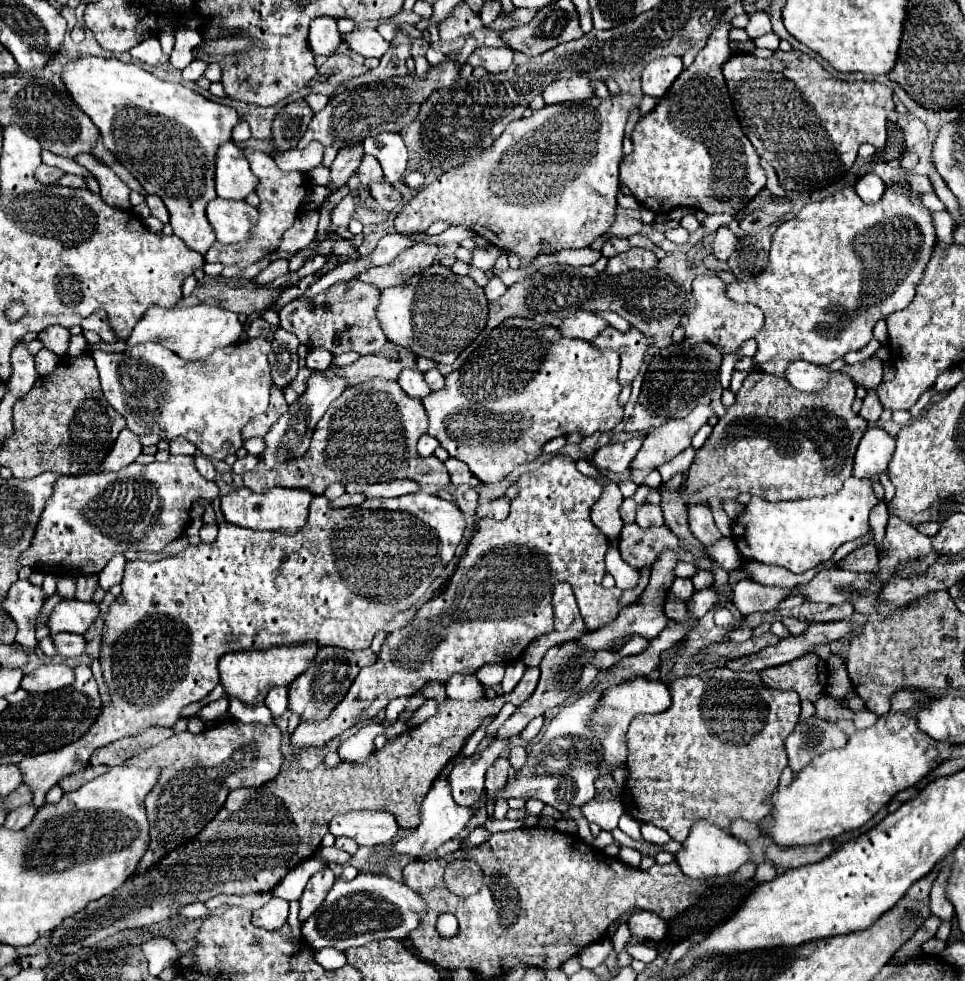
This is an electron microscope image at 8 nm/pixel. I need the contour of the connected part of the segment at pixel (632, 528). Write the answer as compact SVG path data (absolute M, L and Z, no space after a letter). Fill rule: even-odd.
M626 524L620 532L620 554L622 560L632 568L652 566L666 550L678 552L678 560L696 568L696 556L680 546L678 538L670 532L668 526L660 526L658 530L642 530L638 524Z

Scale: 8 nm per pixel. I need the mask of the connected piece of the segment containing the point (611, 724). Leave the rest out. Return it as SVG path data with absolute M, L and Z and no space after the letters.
M636 678L636 680L624 682L622 686L612 686L604 694L604 698L596 710L596 716L592 720L592 726L594 726L594 734L598 734L598 740L604 746L606 762L610 764L610 768L620 768L626 764L626 756L628 756L626 730L628 730L628 724L632 722L632 718L638 714L660 714L670 708L670 702L672 702L672 696L668 694L666 684L660 680L656 680L656 682L648 680L648 678Z

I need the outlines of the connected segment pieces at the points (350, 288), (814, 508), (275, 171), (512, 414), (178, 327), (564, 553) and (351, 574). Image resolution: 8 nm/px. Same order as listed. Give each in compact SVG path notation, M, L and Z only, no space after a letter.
M338 282L330 286L326 292L320 292L308 300L292 300L280 310L280 324L284 330L292 332L300 344L308 348L326 348L332 354L358 352L370 354L374 350L382 350L386 336L376 318L376 306L380 302L380 290L362 282Z
M854 476L846 480L840 492L822 498L768 502L752 496L750 504L734 524L732 540L744 560L778 564L800 574L824 560L830 560L836 548L844 542L864 536L870 530L868 514L876 504L878 498L872 490L872 480L862 482Z
M246 148L244 150L254 174L260 178L260 184L258 184L258 190L256 194L260 196L260 218L258 218L258 226L252 230L250 238L246 242L240 242L240 244L220 244L220 242L214 242L214 246L208 250L208 254L204 256L206 262L220 262L224 266L240 266L240 268L246 268L254 262L258 262L262 256L266 256L268 252L272 252L278 244L280 244L280 238L282 234L294 224L298 212L300 212L300 206L302 206L302 200L308 192L308 186L310 186L310 180L304 172L282 172L274 158L270 154L264 154L260 150L250 150Z
M512 318L506 320L502 326L496 328L494 338L486 340L484 346L480 346L480 350L476 354L472 354L462 368L454 370L452 374L446 376L446 386L444 390L432 392L430 396L426 396L422 400L426 414L428 414L428 434L438 438L440 446L454 458L462 460L468 464L468 468L474 472L474 476L482 482L500 482L504 480L518 464L524 462L532 462L542 454L542 446L546 442L550 442L556 436L566 436L570 432L580 432L582 436L590 436L594 432L610 432L614 430L614 426L622 420L624 416L624 408L618 404L618 394L620 394L620 386L618 386L618 368L620 368L620 356L614 350L594 350L594 346L590 346L590 342L582 342L582 340L574 340L574 338L562 338L558 334L558 328L550 328L550 326L538 326L532 320L526 318Z
M206 304L188 306L188 308L152 306L134 326L132 334L126 340L126 346L134 346L142 342L158 342L184 360L208 360L216 348L238 344L242 340L242 334L244 330L242 324L238 322L238 316L222 308L214 308Z
M556 454L552 460L544 462L538 470L520 476L516 484L518 496L512 500L510 516L504 522L478 520L478 530L474 532L446 588L416 612L412 624L388 634L378 654L378 660L372 666L360 670L346 698L334 708L334 714L330 714L326 722L298 724L298 728L290 736L290 746L296 752L302 752L304 748L326 746L330 740L338 738L358 722L374 718L388 706L390 700L400 696L412 696L428 682L446 684L450 676L476 674L480 666L490 662L510 664L514 660L520 660L534 638L554 630L552 594L554 584L558 582L568 582L572 586L572 592L576 596L580 614L588 630L598 630L618 616L620 612L618 600L622 592L618 588L610 590L602 588L604 554L608 550L608 538L590 520L590 508L602 496L604 482L600 478L590 478L578 472L570 456Z
M424 492L406 494L406 496L398 496L398 498L388 498L388 500L386 498L364 500L356 508L342 508L342 510L330 510L326 496L314 496L314 500L310 504L310 516L308 516L306 526L292 536L278 534L278 532L256 532L250 528L234 526L230 522L222 522L220 532L218 532L218 540L214 544L188 546L184 552L170 556L170 558L164 558L160 562L152 562L152 564L142 562L142 560L128 562L126 572L124 572L124 580L122 580L122 596L126 600L114 602L110 606L110 610L106 614L106 628L104 628L102 652L100 652L100 666L102 666L104 680L106 680L110 694L112 694L112 704L102 708L98 722L94 722L90 732L86 736L82 736L78 742L72 742L70 746L64 746L62 750L38 754L38 756L28 756L18 764L18 768L22 772L22 782L34 794L32 804L36 808L40 808L46 802L44 800L46 792L52 786L56 786L62 778L82 770L82 766L88 764L88 758L96 748L102 748L102 746L106 746L114 740L120 740L124 736L140 734L144 730L148 730L150 726L174 726L176 720L180 720L180 712L184 706L202 700L206 694L210 694L214 690L216 684L220 684L218 660L222 654L238 652L238 650L266 650L266 648L274 648L274 646L296 646L296 644L306 644L306 642L316 642L320 648L322 646L338 646L338 648L346 648L346 650L368 648L374 634L380 632L386 626L386 622L392 620L398 612L404 612L410 606L414 606L418 602L418 598L424 596L428 586L442 574L446 564L452 560L454 550L456 550L458 542L462 540L464 530L466 530L464 514L460 512L460 508L454 502L448 502L448 500L442 500L438 496L424 494Z

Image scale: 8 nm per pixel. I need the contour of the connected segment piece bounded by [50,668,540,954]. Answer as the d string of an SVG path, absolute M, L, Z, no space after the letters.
M528 668L510 694L492 700L464 702L446 698L432 718L388 740L382 750L376 750L360 766L340 762L338 768L320 764L312 772L284 770L258 788L232 790L214 822L198 838L178 846L148 872L128 878L124 886L106 898L90 902L74 918L66 918L50 934L50 948L74 954L80 948L96 946L120 930L162 922L192 902L206 902L218 894L270 892L292 868L316 854L336 814L386 810L396 816L402 828L416 828L420 824L422 800L446 762L460 754L464 742L484 724L484 718L496 716L506 702L514 706L526 702L538 684L538 676L538 668Z

